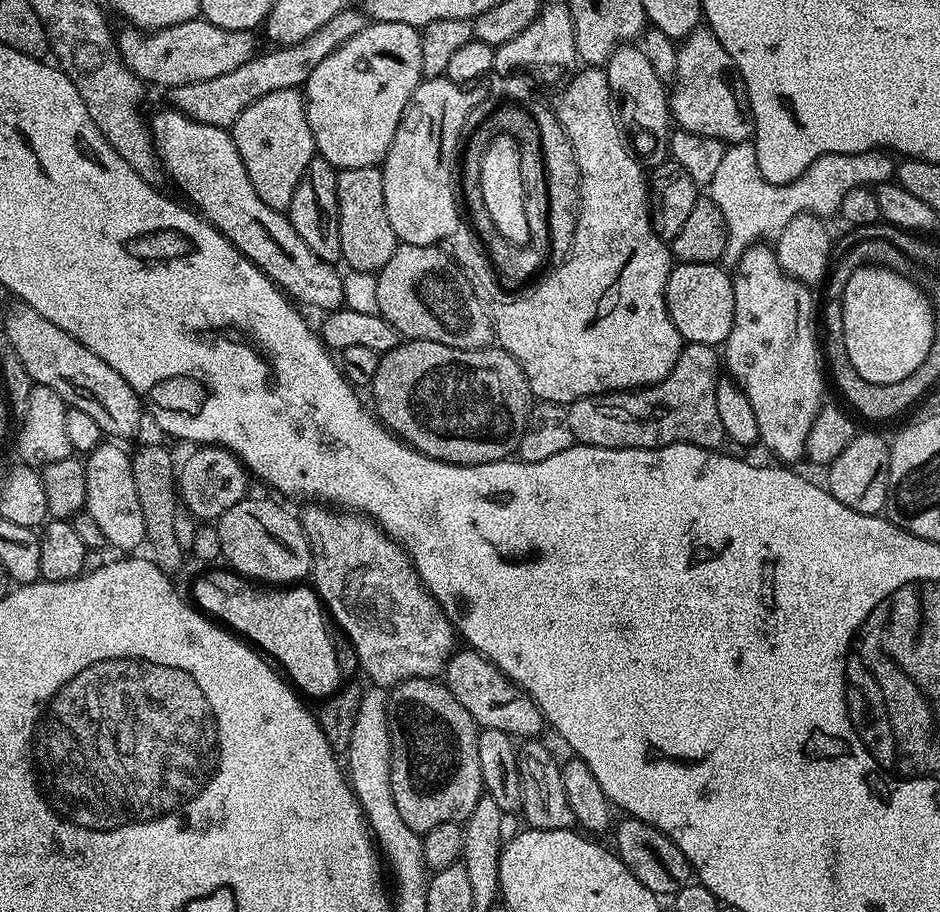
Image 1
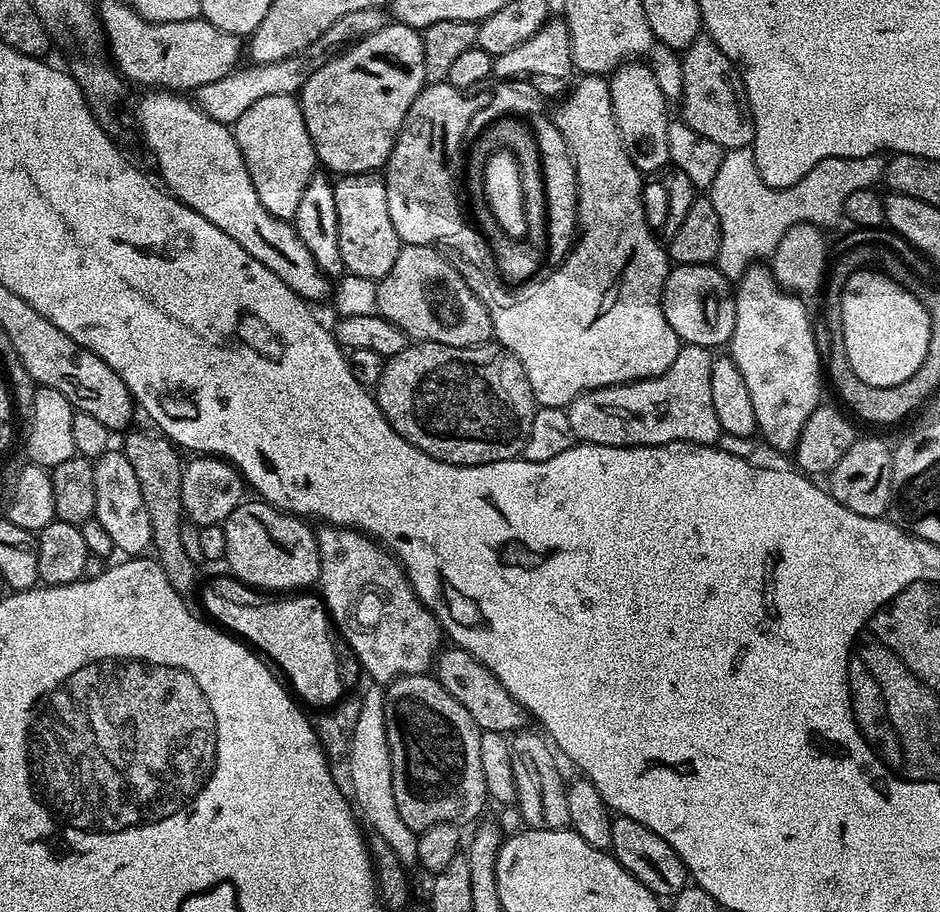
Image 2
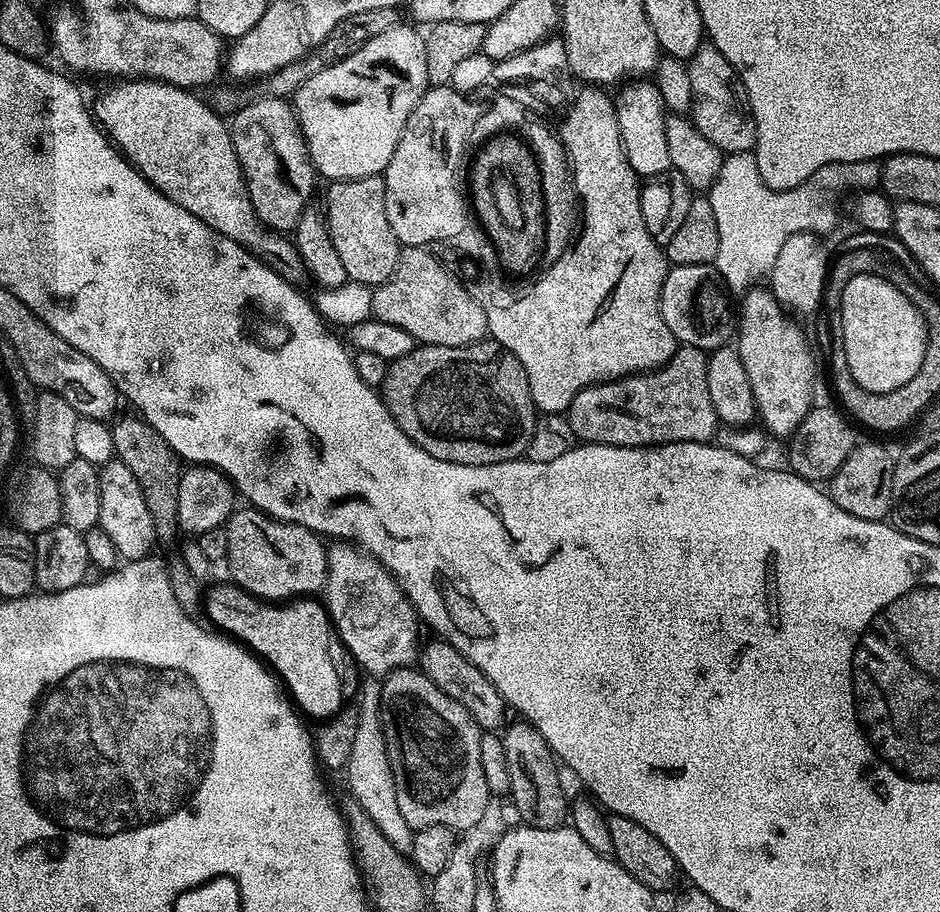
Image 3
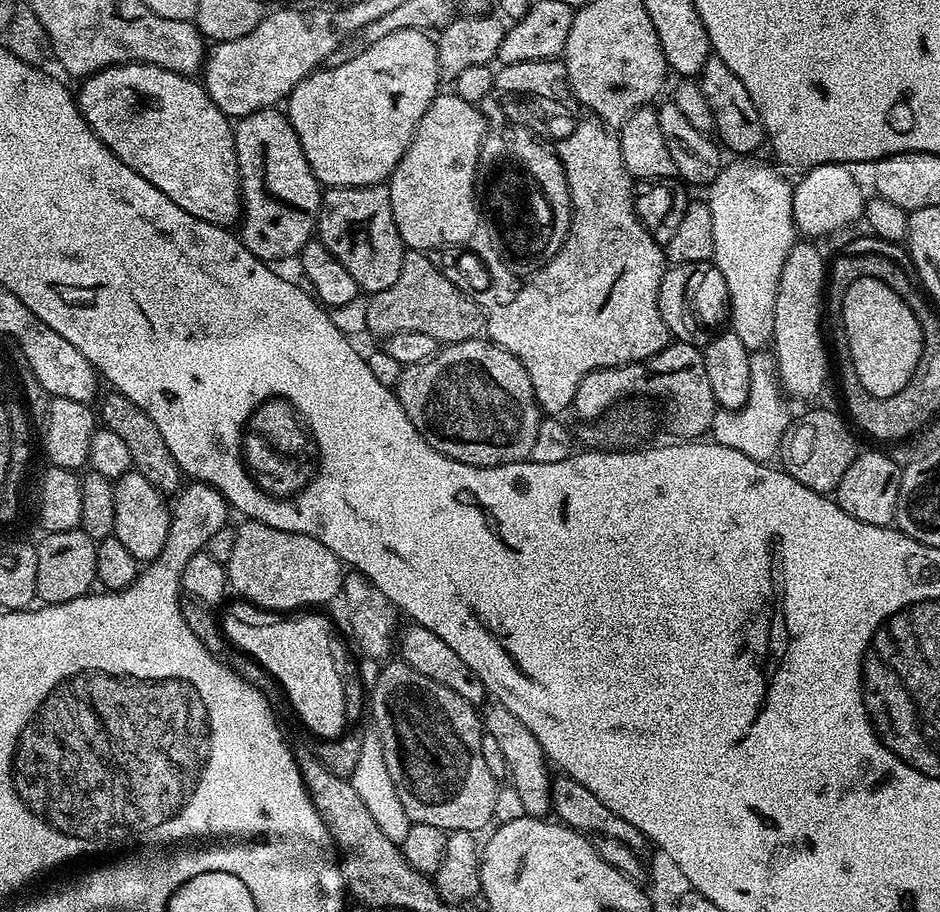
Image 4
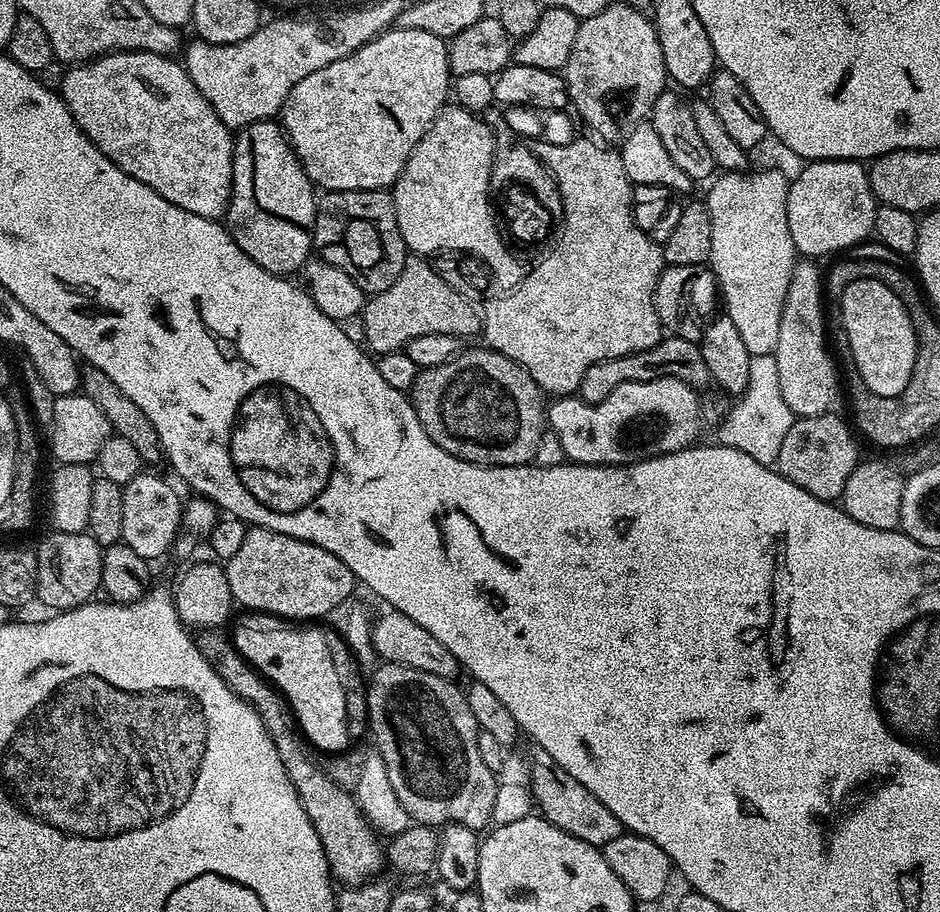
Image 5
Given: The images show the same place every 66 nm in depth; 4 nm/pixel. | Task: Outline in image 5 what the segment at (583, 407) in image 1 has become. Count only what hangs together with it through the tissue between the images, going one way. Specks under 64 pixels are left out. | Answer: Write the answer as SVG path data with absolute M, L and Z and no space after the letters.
M665 335L650 350L635 352L622 358L610 358L602 362L594 362L586 374L582 374L579 397L587 404L597 404L606 398L618 386L622 386L631 380L655 380L657 376L677 376L685 380L693 388L703 389L703 384L709 383L708 367L700 353L700 345L697 341L687 340L681 336Z

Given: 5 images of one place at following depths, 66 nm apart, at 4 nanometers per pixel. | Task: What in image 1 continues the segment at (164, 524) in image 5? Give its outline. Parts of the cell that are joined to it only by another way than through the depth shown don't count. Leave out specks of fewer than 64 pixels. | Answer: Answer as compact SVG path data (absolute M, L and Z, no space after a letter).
M101 442L92 452L87 453L84 460L86 472L86 498L84 508L98 522L102 529L105 541L113 549L121 548L128 552L145 543L144 519L138 502L138 490L134 486L134 474L132 473L132 456L124 453L119 448L119 443Z

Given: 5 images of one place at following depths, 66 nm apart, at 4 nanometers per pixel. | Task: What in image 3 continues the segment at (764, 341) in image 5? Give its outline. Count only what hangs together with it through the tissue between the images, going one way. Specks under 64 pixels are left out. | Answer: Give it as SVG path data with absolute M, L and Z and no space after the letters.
M734 152L724 157L724 165L722 170L718 170L718 178L713 182L710 191L707 193L709 202L714 206L714 219L718 222L718 258L714 267L720 272L720 276L729 293L739 294L747 293L749 290L755 289L758 282L762 281L769 275L774 266L774 258L778 258L778 250L782 250L782 246L786 243L786 238L790 238L799 232L814 232L817 234L825 234L824 232L832 232L836 228L836 212L828 202L828 192L840 192L843 188L856 188L855 190L872 190L879 185L881 165L874 160L863 160L862 162L850 162L849 164L825 164L824 167L816 171L811 181L799 188L791 188L785 192L775 192L770 186L766 186L762 182L762 178L758 174L758 166L756 165L756 157L752 152Z

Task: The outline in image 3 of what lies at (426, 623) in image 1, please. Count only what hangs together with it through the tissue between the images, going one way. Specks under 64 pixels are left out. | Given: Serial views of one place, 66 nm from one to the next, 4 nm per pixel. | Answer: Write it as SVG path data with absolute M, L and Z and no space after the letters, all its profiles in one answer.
M333 543L328 548L328 582L322 592L323 595L328 595L326 607L335 631L340 633L342 642L348 647L350 654L354 654L356 663L365 673L383 678L395 668L411 665L417 659L416 639L420 636L421 625L418 623L414 606L406 598L404 591L398 587L396 580L371 556L357 550L351 543Z

